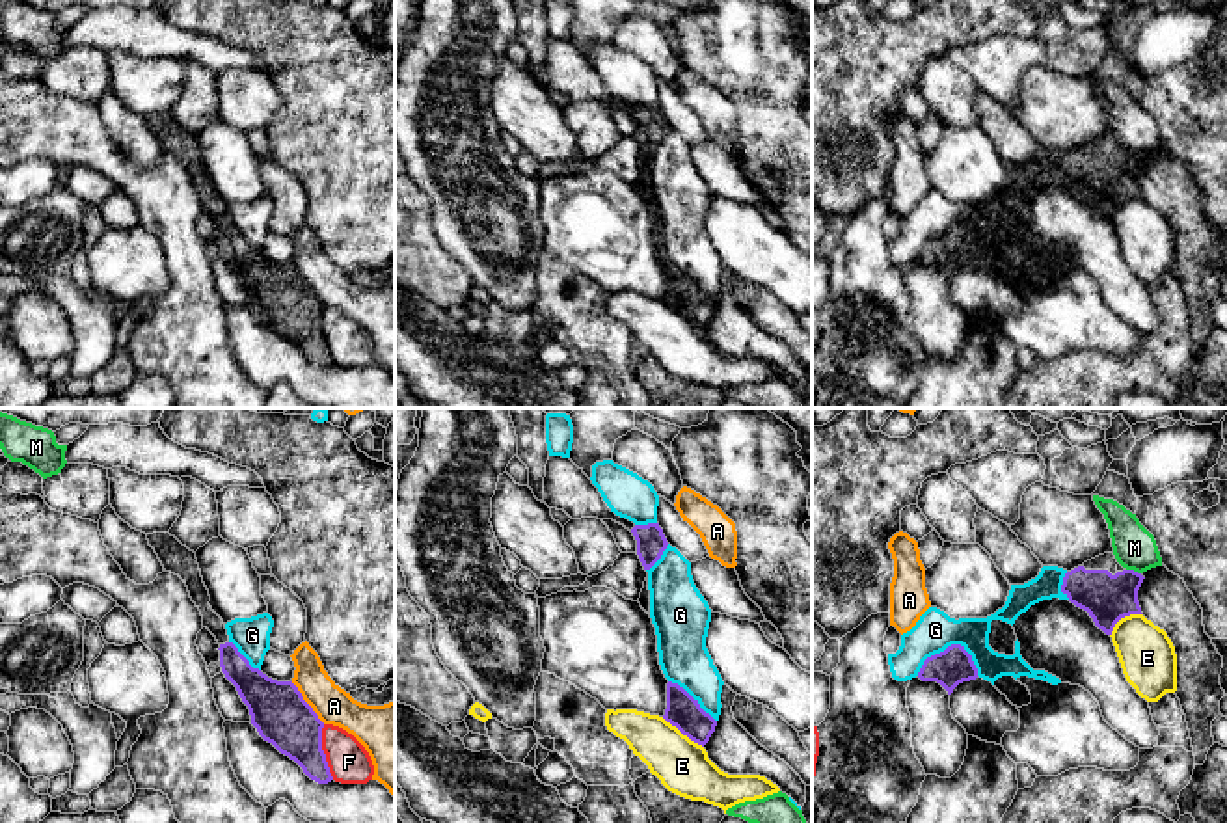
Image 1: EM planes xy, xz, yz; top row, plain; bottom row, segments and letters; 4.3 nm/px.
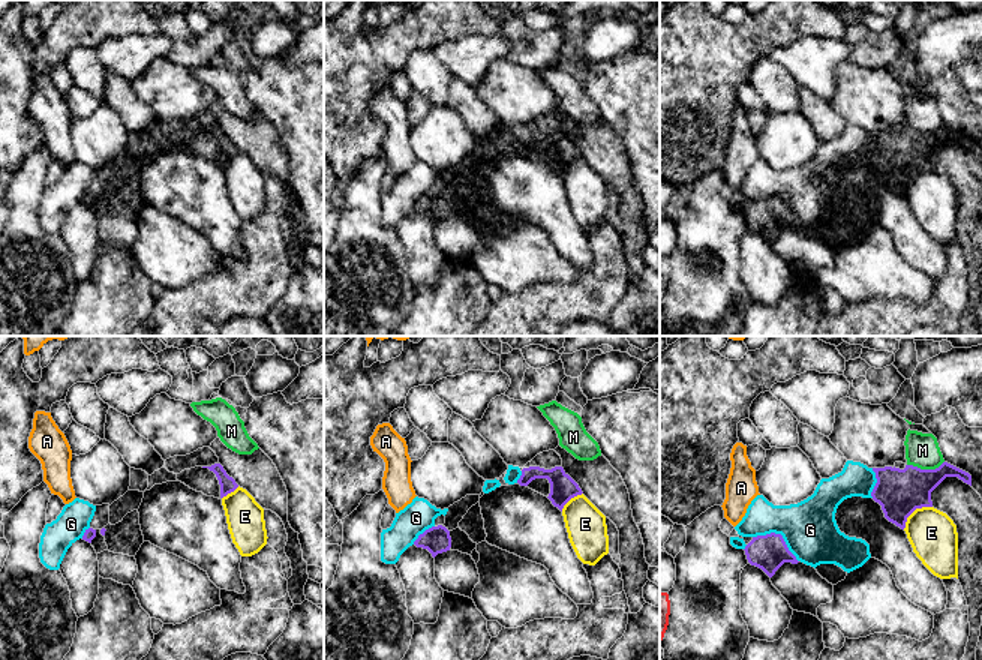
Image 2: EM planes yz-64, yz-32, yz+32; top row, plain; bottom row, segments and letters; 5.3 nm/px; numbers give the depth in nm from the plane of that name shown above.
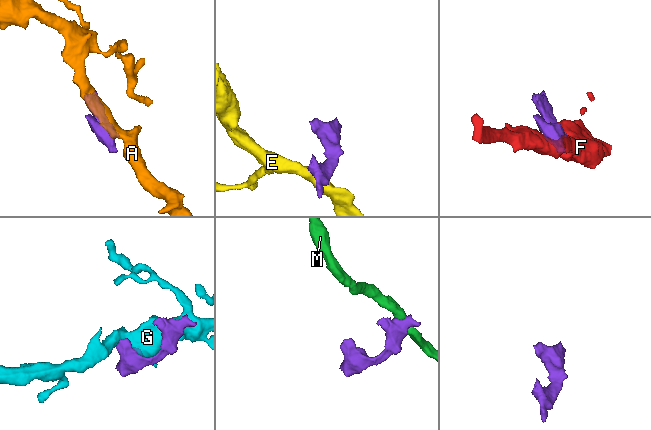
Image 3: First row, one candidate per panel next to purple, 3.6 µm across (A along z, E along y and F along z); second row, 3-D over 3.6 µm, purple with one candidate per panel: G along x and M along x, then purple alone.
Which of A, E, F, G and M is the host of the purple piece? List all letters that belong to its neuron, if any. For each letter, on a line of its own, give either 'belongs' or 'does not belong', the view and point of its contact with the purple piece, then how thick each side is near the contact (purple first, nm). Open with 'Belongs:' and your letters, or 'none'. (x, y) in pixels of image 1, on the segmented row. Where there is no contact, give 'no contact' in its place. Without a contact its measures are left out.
Belongs: none
A: does not belong; meets purple in xy at (306, 702); 240 nm thick on the purple side, 160 nm on the other
E: does not belong; meets purple in xz at (682, 732); 150 nm thick on the purple side, 240 nm on the other
F: does not belong; meets purple in xy at (323, 753); 240 nm thick on the purple side, 180 nm on the other
G: does not belong; meets purple in yz at (948, 647); 160 nm thick on the purple side, 170 nm on the other
M: does not belong; meets purple in yz at (1132, 570); 200 nm thick on the purple side, 190 nm on the other

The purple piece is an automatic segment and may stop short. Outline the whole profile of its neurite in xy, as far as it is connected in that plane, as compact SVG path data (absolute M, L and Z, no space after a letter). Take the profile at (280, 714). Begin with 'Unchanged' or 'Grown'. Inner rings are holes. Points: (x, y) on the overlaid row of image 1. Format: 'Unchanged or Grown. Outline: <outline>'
Grown. Outline: M153 533L147 534L147 540L164 570L179 575L186 583L192 601L201 611L203 627L220 644L222 672L248 706L251 724L259 735L281 754L294 760L311 780L318 784L331 782L333 776L322 750L324 722L303 700L298 687L292 681L272 680L259 668L253 668L229 641L223 620L209 605L210 596L194 551L169 533Z

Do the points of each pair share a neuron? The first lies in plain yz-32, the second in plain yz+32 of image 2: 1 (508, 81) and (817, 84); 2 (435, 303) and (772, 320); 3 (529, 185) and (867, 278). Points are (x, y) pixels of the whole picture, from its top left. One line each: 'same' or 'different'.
1: different
2: same
3: different

